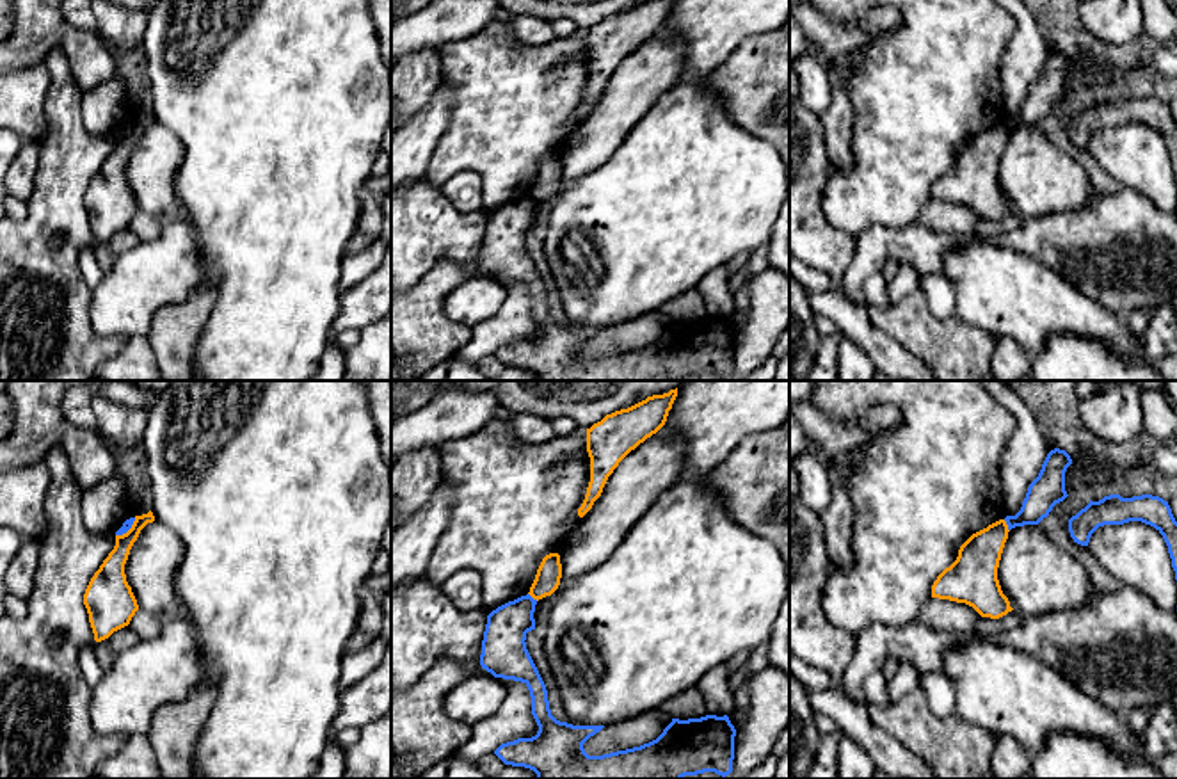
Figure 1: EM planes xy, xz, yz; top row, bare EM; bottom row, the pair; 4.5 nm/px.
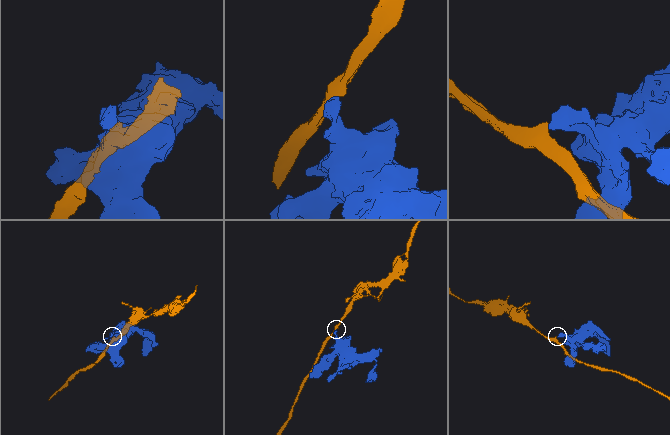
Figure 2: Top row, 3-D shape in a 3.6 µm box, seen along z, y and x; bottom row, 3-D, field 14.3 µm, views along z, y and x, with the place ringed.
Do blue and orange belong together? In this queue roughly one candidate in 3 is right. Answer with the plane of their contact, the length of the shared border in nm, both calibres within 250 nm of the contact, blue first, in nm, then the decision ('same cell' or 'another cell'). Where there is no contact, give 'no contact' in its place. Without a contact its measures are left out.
yz | 60 nm | 150/190 nm | another cell

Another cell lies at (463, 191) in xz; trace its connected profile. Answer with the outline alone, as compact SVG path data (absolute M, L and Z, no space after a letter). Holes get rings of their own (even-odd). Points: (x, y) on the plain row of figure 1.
M473 171L452 176L439 187L439 190L448 203L462 213L485 217L492 213L484 208L482 178Z

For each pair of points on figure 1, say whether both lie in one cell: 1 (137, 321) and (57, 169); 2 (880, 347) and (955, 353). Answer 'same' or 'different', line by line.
1: different
2: different

